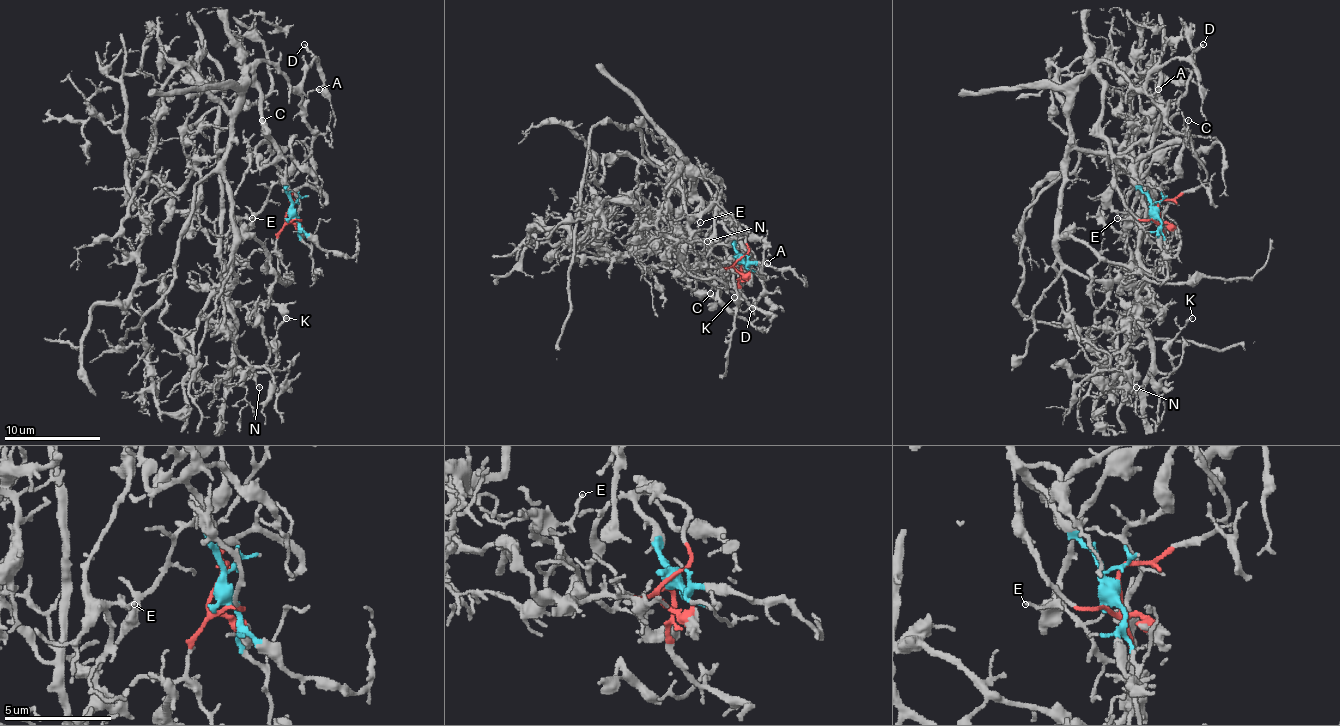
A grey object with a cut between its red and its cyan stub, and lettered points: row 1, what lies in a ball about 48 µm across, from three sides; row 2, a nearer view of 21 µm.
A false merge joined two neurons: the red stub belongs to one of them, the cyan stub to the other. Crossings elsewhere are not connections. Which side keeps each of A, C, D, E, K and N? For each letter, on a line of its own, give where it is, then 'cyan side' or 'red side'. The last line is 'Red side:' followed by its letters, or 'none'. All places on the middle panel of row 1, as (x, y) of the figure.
A: place (767, 263); cyan side
C: place (710, 293); cyan side
D: place (752, 308); cyan side
E: place (700, 222); red side
K: place (734, 297); red side
N: place (707, 241); red side
Red side: E, K, N

